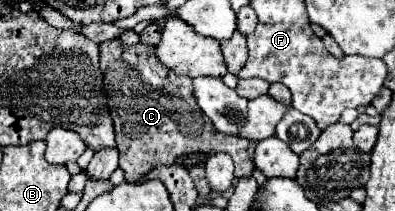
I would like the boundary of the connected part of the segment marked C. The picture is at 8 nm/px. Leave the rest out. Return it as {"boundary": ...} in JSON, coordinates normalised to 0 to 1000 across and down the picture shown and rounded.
{"boundary":[[[271,190],[251,209],[251,256],[276,521],[296,635],[296,701],[306,720],[301,787],[311,796],[322,863],[347,863],[397,787],[433,787],[448,749],[499,720],[575,720],[595,768],[595,834],[635,834],[641,768],[625,739],[625,654],[549,635],[499,493],[489,370],[453,360],[418,322],[392,265],[392,218],[362,199],[316,218],[306,190]]]}

